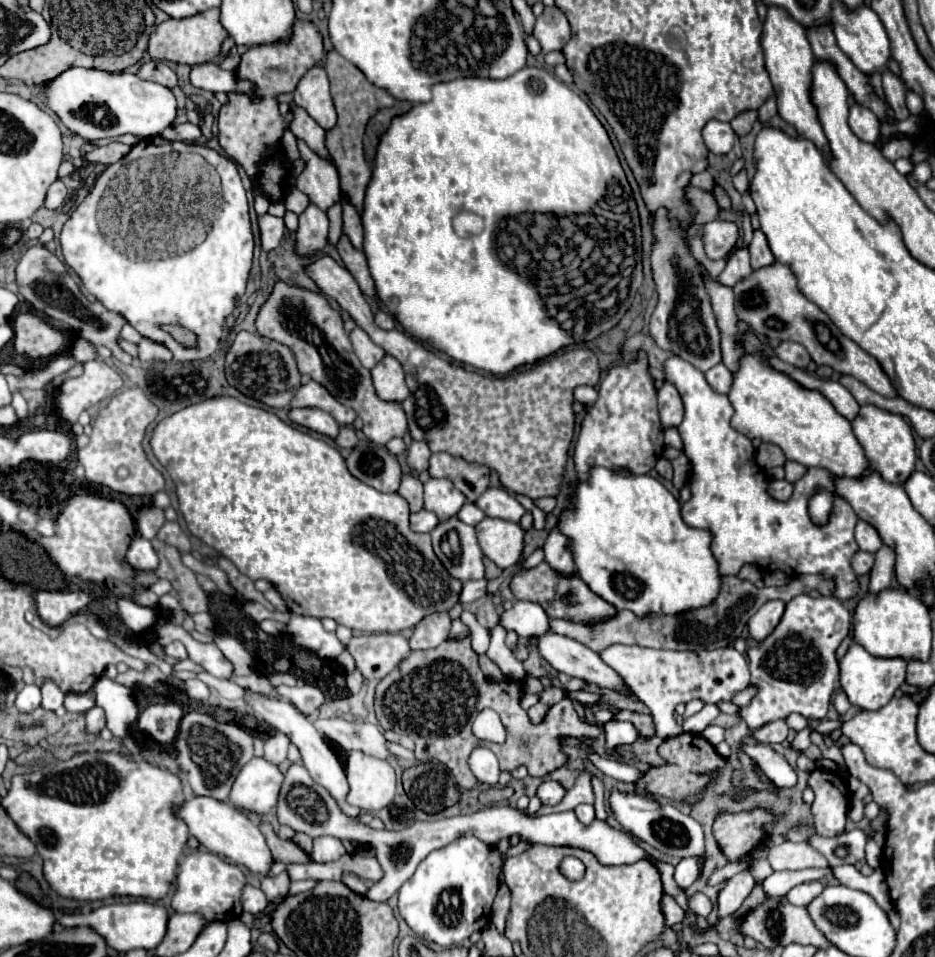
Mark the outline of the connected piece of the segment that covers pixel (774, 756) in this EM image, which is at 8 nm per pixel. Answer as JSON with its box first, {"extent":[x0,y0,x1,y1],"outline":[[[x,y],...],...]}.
{"extent":[739,742,798,788],"outline":[[[742,742],[739,749],[758,762],[760,770],[774,782],[774,786],[778,786],[778,788],[796,786],[796,782],[798,782],[796,770],[786,762],[786,758],[782,754],[774,752],[770,746]]]}

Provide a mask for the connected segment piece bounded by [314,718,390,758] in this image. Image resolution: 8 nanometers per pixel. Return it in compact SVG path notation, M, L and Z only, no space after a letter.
M328 718L318 720L314 724L318 732L330 740L334 740L344 750L362 750L364 754L376 758L388 758L390 750L386 748L386 740L378 726L368 722L348 722L344 718Z

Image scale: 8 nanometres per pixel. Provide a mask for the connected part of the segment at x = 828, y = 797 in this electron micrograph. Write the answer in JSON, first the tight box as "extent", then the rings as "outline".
{"extent":[808,770,850,836],"outline":[[[814,770],[810,774],[808,786],[814,790],[816,800],[812,804],[812,816],[816,832],[820,836],[838,836],[846,828],[850,792],[846,780],[838,772]]]}

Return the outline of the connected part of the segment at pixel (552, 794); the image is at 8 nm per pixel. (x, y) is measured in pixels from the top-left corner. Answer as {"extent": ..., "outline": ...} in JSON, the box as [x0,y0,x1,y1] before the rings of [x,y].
{"extent":[538,782,566,806],"outline":[[[542,782],[540,788],[538,788],[538,798],[542,800],[542,804],[548,804],[548,806],[556,806],[562,798],[564,798],[566,790],[558,784],[558,782]]]}

